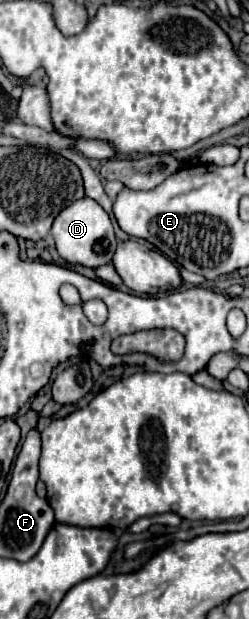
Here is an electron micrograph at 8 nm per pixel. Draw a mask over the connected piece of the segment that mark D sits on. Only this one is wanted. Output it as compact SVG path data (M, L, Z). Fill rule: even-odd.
M87 196L81 200L75 200L73 204L69 204L69 208L63 208L57 214L57 220L51 226L51 234L55 240L57 252L65 262L81 264L81 266L89 266L89 268L109 264L113 258L113 252L115 252L115 246L117 246L117 238L115 238L109 214L95 200L89 200ZM95 244L101 244L105 250L95 252Z

